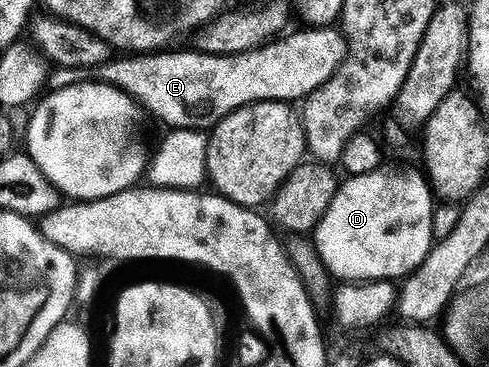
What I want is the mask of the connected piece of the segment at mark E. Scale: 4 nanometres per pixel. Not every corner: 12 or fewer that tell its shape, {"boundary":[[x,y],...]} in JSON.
{"boundary":[[336,27],[251,53],[162,51],[55,68],[167,128],[206,133],[260,101],[296,103],[346,64]]}

